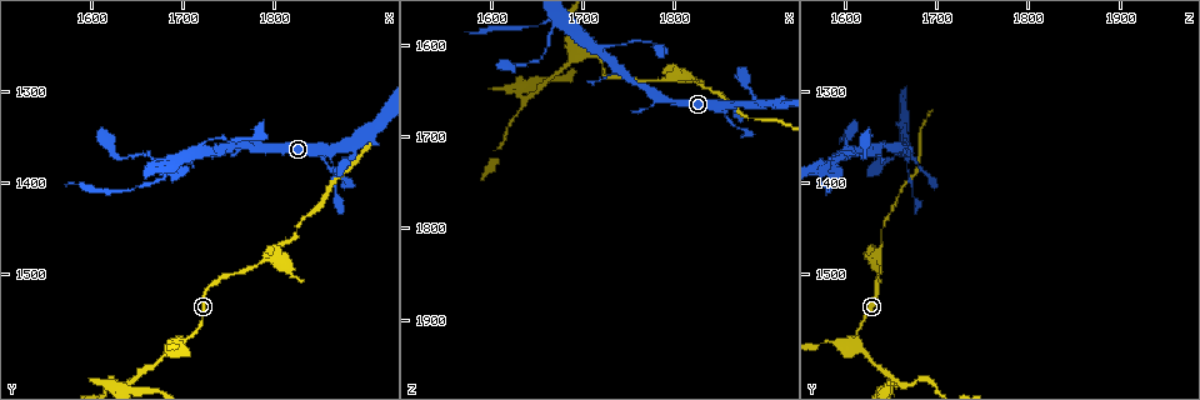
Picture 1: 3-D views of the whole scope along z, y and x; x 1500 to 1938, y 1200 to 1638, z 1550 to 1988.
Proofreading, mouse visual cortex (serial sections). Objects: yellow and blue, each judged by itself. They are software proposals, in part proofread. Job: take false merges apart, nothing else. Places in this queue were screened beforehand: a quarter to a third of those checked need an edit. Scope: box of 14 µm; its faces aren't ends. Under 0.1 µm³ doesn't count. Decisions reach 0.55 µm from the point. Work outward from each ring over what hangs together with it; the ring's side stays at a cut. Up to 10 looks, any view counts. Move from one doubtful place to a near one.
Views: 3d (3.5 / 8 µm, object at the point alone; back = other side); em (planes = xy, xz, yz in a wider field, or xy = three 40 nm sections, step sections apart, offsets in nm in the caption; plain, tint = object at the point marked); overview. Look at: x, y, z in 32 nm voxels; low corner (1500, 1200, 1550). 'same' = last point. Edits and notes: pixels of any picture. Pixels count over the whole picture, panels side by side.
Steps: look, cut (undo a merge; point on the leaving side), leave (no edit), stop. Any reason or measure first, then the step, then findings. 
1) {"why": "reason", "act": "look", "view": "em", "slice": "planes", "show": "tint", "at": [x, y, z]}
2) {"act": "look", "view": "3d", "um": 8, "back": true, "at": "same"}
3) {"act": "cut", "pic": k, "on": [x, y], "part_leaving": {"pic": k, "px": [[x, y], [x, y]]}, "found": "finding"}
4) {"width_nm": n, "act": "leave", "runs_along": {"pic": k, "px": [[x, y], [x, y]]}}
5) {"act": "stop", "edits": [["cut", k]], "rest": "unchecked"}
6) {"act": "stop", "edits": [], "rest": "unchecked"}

{"why": "calibre changes", "act": "look", "view": "3d", "um": 3.5, "at": [1690, 1570, 1610]}

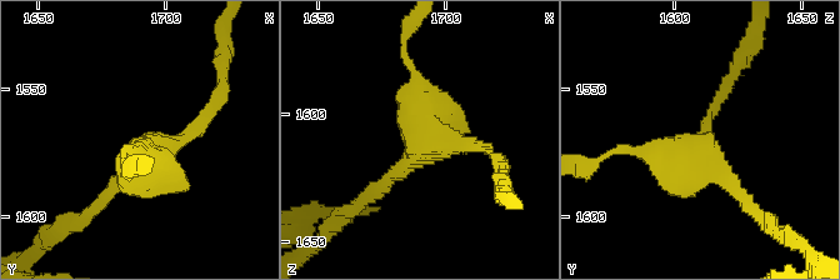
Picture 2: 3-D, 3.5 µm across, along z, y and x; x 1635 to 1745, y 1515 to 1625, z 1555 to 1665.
{"act": "look", "view": "em", "slice": "planes", "show": "tint", "at": [1695, 1574, 1611]}

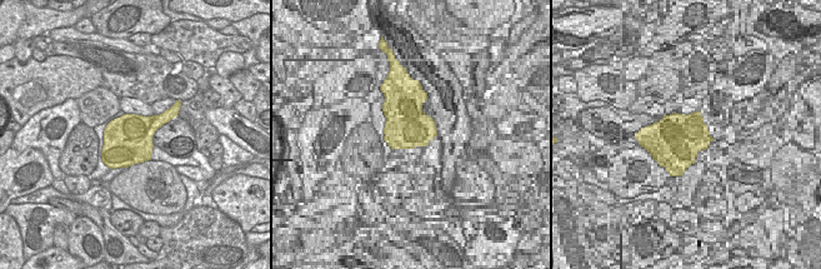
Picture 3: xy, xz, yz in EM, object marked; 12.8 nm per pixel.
{"act": "leave", "runs_along": {"pic": 2, "px": [[215, 104], [100, 204]]}, "found": "continuous, no second cell"}

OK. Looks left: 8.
{"why": "abrupt turn", "act": "look", "view": "3d", "um": 8, "back": true, "at": [1640, 1615, 1655]}

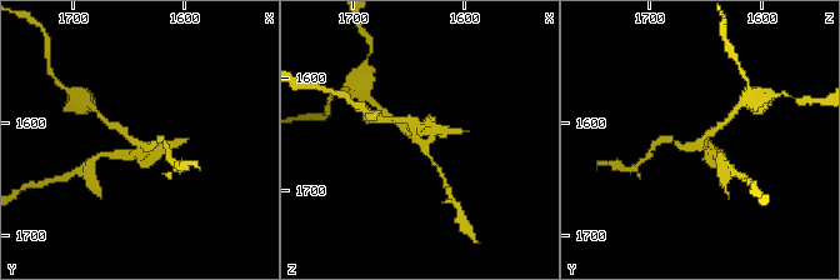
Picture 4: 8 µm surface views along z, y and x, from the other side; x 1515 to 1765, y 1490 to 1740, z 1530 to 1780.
{"act": "look", "view": "em", "slice": "xy", "step": 3, "show": "tint", "at": [1642, 1618, 1654]}

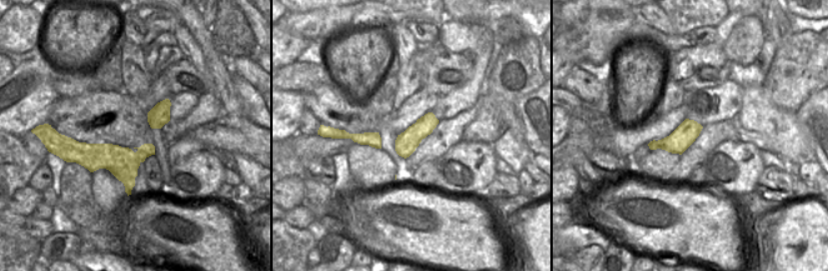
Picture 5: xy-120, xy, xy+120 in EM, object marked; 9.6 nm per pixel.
{"act": "cut", "pic": 4, "on": [426, 123], "found": "two cells meet here"}

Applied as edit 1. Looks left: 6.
{"why": "redraw", "act": "look", "view": "overview"}

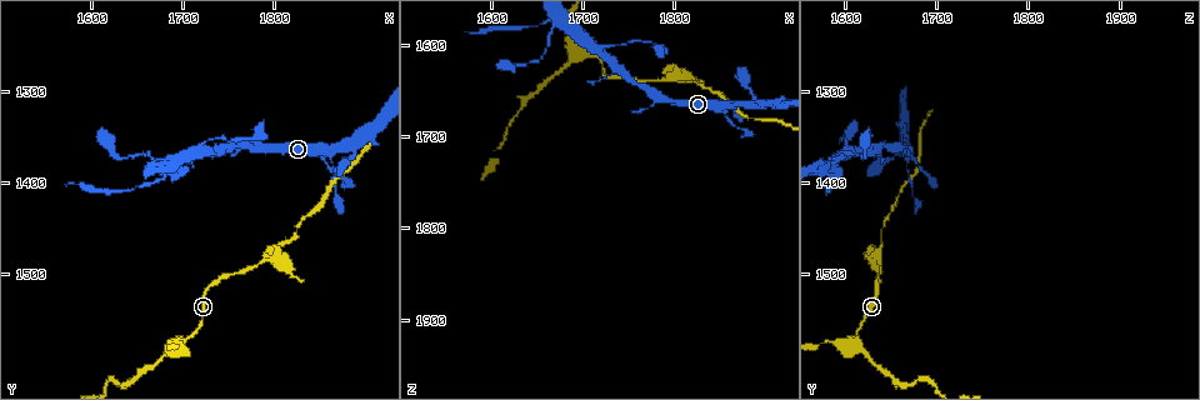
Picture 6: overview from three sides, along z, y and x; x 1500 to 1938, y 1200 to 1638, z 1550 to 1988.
{"why": "abrupt turn", "act": "look", "view": "3d", "um": 3.5, "at": [1715, 1370, 1605]}

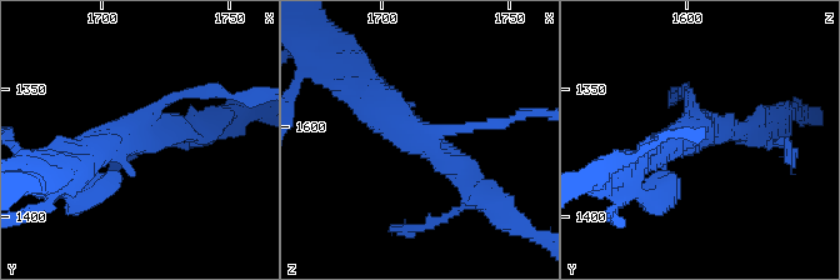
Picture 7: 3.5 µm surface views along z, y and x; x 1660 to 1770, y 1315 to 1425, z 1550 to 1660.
{"arms": 3, "arm_widths_nm": [150, 250, 400], "act": "look", "view": "em", "slice": "xy", "step": 2, "show": "tint", "at": [1718, 1367, 1607]}

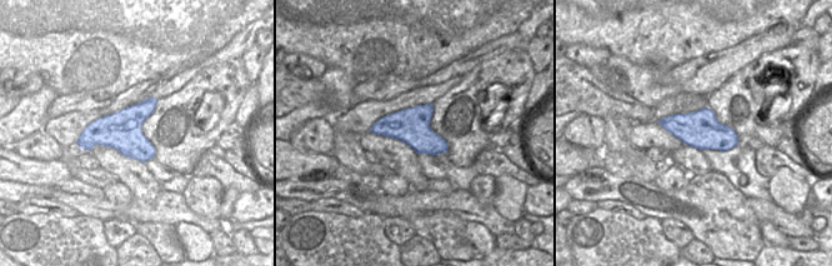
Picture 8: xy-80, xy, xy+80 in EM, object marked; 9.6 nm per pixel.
{"act": "look", "view": "em", "slice": "xy", "step": 3, "show": "tint", "at": "same"}

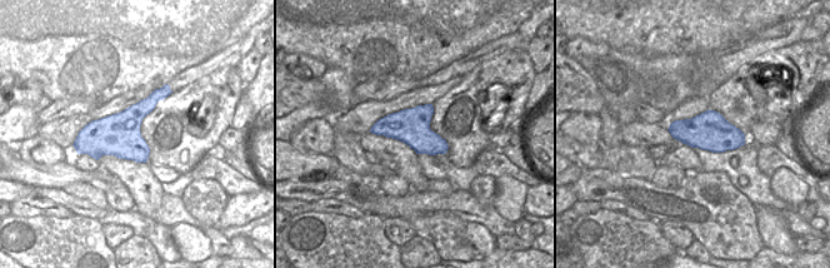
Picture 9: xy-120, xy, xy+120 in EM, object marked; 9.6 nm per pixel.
{"width_nm": 340, "act": "leave", "runs_along": {"pic": 7, "px": [[489, 201], [370, 90]]}, "found": "continuous, no second cell"}

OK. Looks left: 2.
{"act": "look", "view": "3d", "um": 3.5, "back": true, "at": [1810, 1470, 1640]}

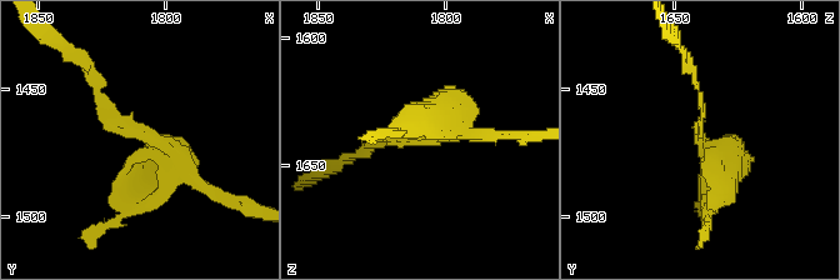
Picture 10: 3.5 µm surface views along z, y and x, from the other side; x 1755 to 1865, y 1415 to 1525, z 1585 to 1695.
{"why": "need the tissue", "act": "look", "view": "em", "slice": "xy", "step": 3, "show": "tint", "at": [1805, 1468, 1639]}

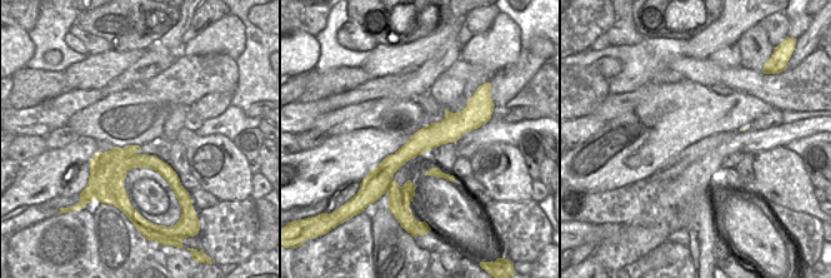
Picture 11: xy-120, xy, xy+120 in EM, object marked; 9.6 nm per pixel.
{"act": "cut", "pic": 10, "on": [139, 186], "found": "two cells meet here"}

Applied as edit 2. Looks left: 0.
{"act": "stop", "edits": [["cut", 4], ["cut", 10]], "rest": "unchecked"}

